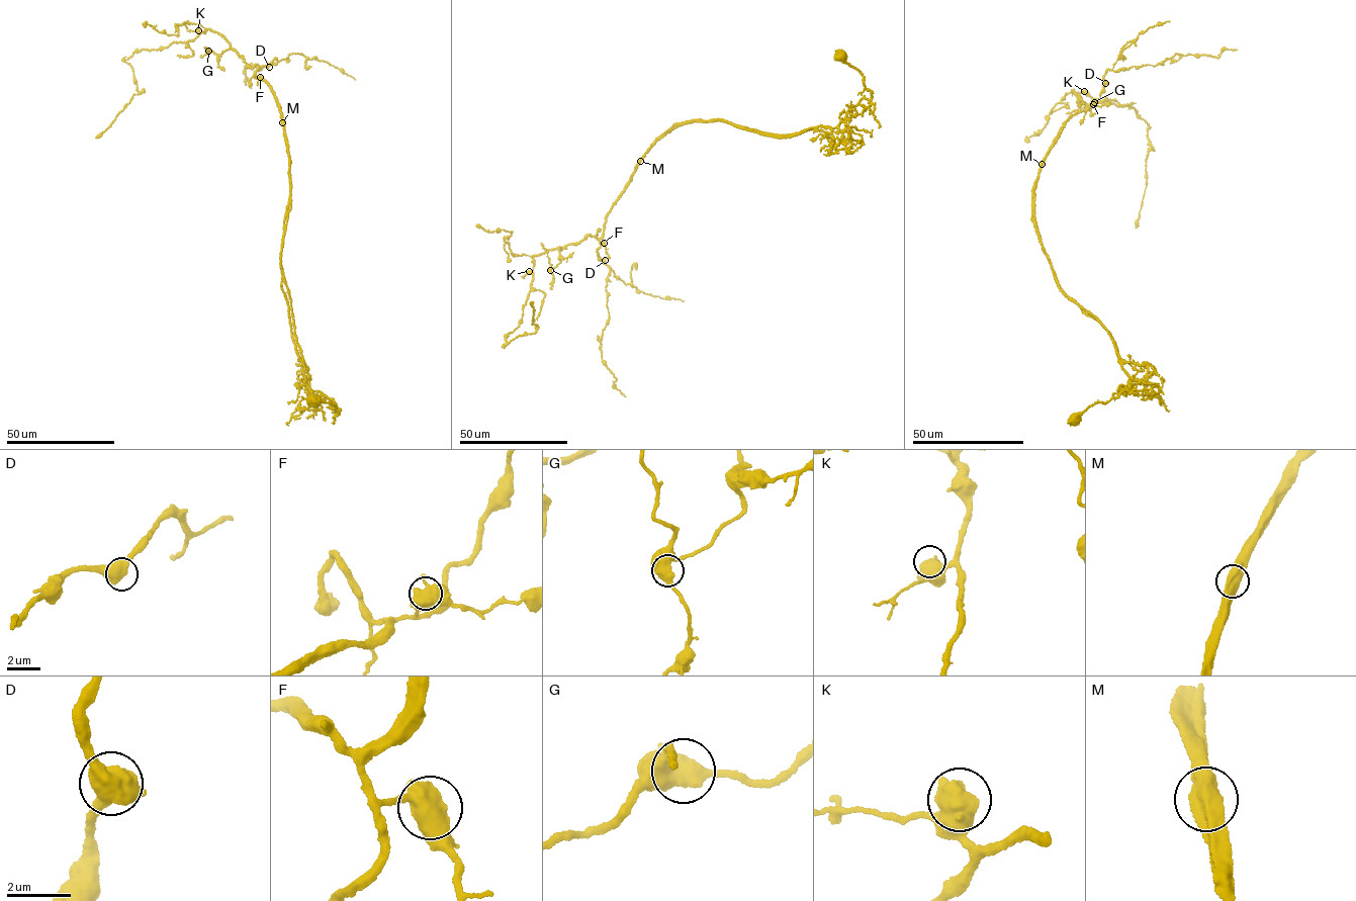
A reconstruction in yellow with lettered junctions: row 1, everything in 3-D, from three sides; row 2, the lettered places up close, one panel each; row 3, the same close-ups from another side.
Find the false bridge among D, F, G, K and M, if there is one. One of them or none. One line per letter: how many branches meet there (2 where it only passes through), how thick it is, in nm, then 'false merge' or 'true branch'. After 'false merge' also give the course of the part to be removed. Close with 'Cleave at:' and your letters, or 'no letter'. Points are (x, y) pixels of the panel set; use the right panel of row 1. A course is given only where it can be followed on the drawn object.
D: branches 2; calibre 600 nm; true branch
F: branches 2; calibre 600 nm; true branch
G: branches 2; calibre 600 nm; true branch
K: branches 2; calibre 650 nm; true branch
M: branches 2; calibre 600 nm; false merge; course (1042, 164), (1033, 200), (1042, 247), (1064, 294), (1108, 331), (1117, 360), (1133, 380), (1130, 389), (1068, 424)
Cleave at: M

